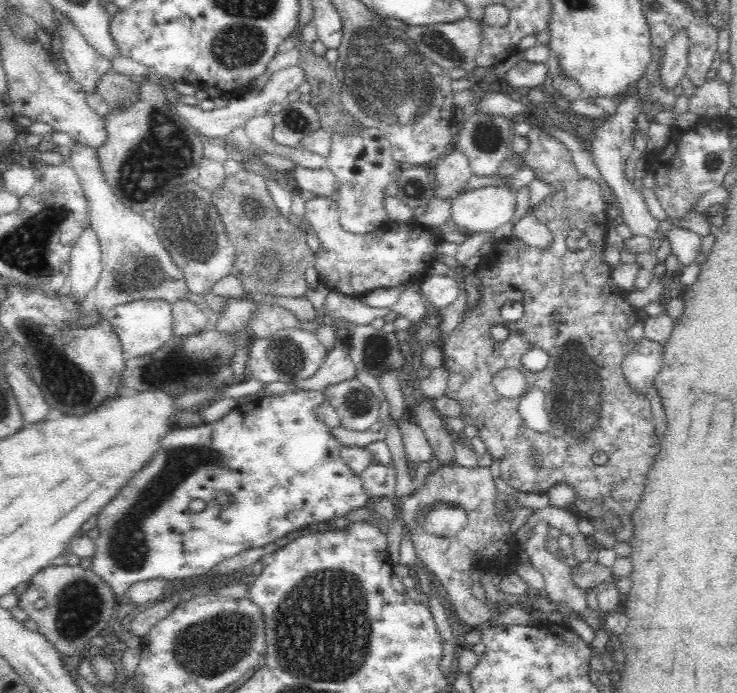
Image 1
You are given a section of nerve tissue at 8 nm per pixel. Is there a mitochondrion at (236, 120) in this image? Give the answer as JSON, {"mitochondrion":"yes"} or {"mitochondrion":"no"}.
{"mitochondrion":"no"}

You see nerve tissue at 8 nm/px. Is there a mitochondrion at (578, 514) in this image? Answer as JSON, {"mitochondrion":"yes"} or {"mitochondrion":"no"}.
{"mitochondrion":"no"}

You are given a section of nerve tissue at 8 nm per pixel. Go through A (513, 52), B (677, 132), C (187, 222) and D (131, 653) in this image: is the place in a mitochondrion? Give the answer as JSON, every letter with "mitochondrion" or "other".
{"A":"other","B":"other","C":"mitochondrion","D":"other"}

